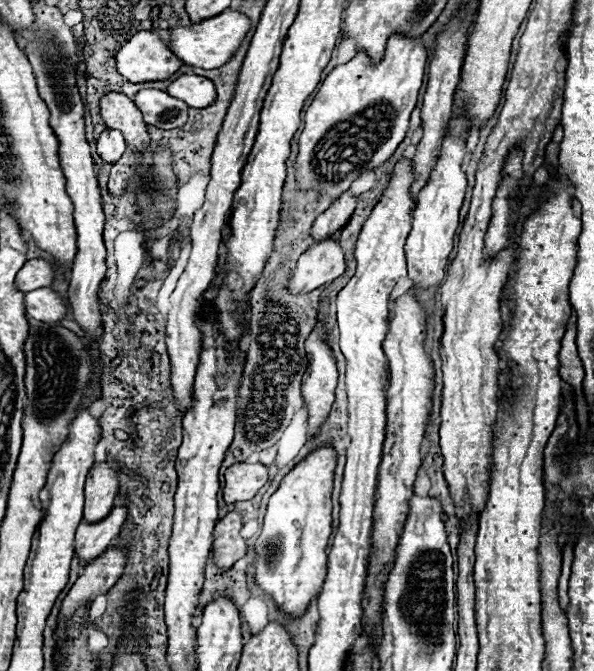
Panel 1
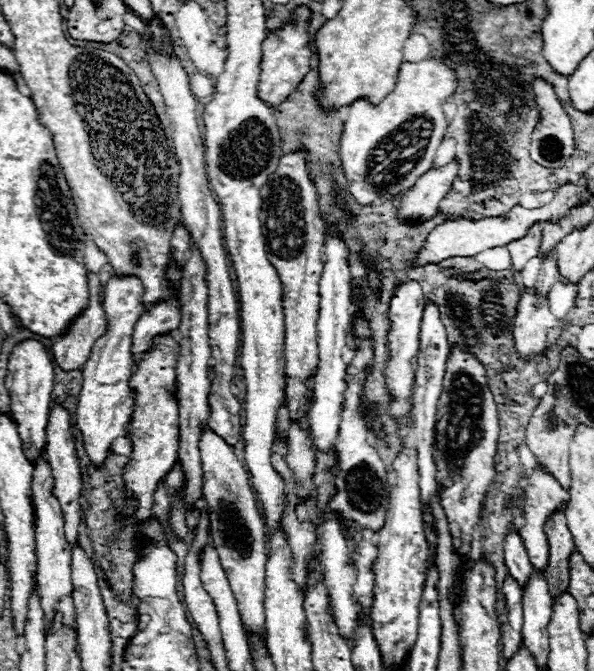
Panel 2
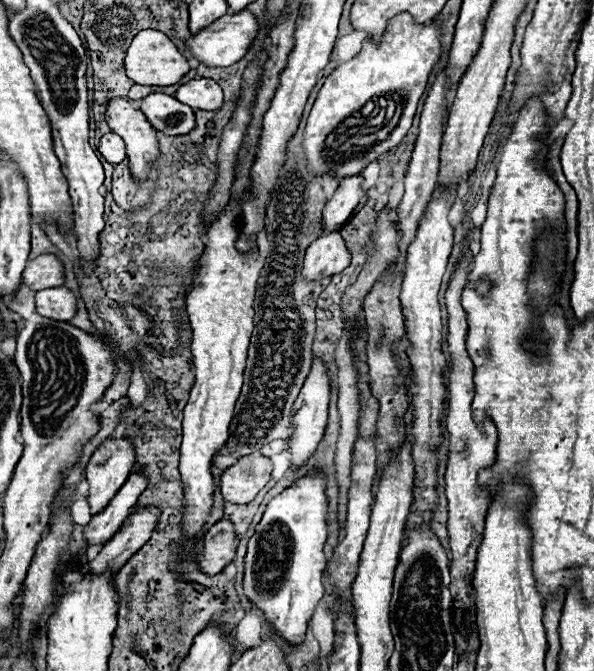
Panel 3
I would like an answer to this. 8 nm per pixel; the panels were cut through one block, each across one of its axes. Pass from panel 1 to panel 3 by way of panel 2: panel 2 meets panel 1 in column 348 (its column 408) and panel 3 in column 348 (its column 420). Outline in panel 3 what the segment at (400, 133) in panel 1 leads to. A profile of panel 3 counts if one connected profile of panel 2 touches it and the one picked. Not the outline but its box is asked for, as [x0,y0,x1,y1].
[304,12,442,180]

